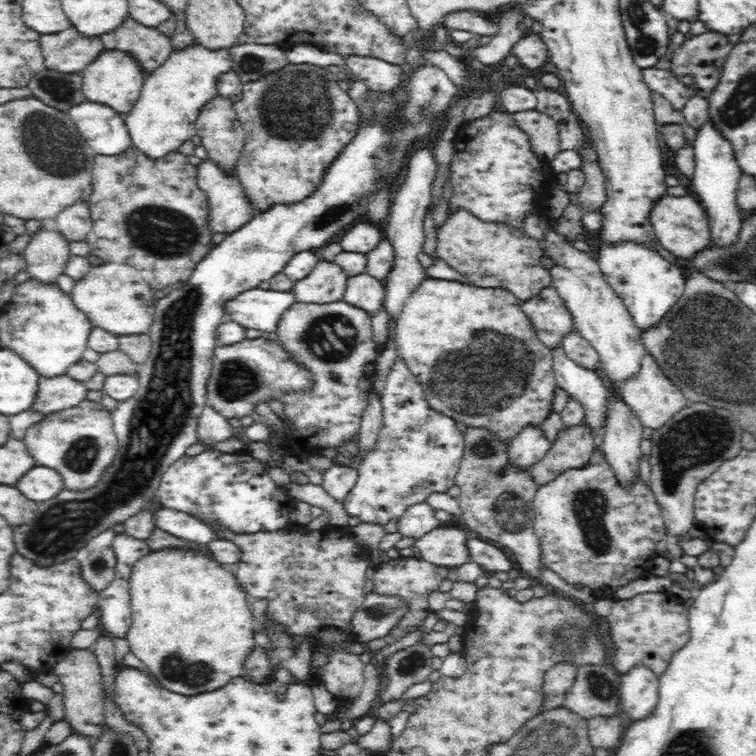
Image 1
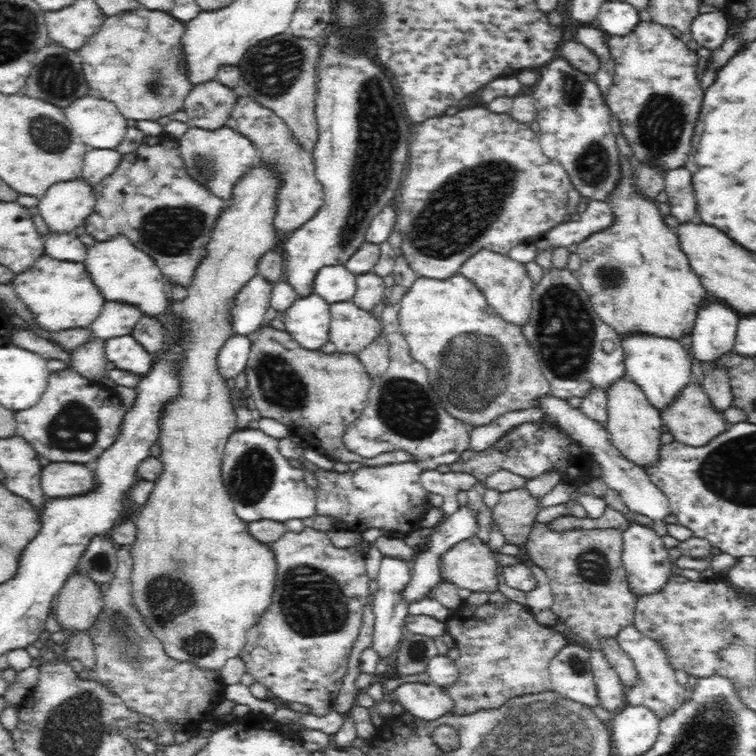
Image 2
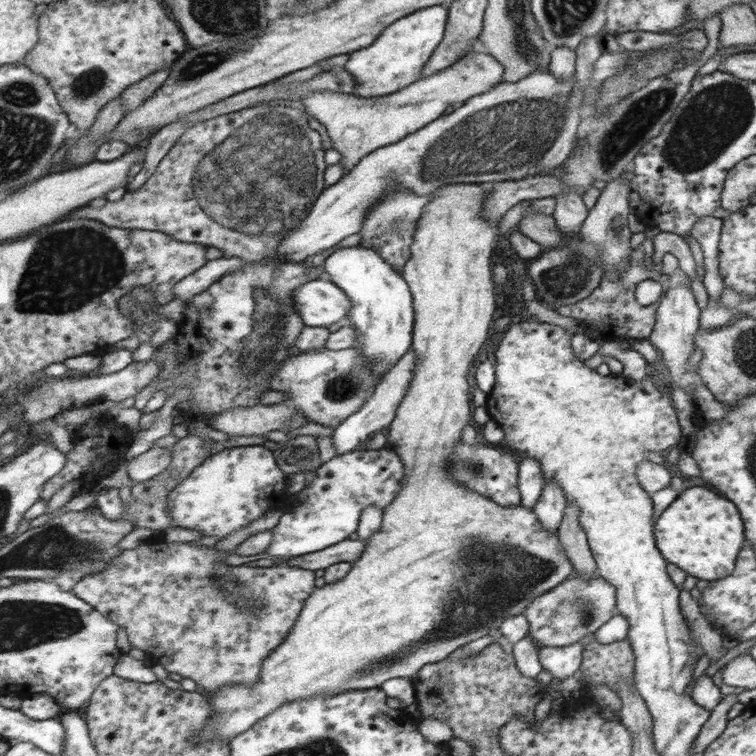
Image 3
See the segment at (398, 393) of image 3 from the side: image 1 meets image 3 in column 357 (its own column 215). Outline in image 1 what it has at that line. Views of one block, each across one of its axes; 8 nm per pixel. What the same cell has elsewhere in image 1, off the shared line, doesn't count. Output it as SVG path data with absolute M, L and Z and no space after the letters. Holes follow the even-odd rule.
M206 405L198 419L197 435L202 444L214 449L215 446L232 437L233 427L227 418L215 412L210 405Z

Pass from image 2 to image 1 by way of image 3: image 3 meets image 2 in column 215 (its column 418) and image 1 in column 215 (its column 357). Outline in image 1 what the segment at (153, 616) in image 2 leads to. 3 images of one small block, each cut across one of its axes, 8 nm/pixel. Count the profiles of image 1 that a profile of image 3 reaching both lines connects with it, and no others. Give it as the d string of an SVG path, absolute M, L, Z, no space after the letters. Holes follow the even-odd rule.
M206 545L194 546L194 548L160 548L160 550L151 551L150 554L142 556L132 567L132 573L129 579L129 593L131 598L131 625L125 634L130 647L129 652L137 656L148 668L148 672L161 684L162 687L176 694L182 694L187 697L193 697L194 694L212 692L222 688L231 678L240 677L242 674L242 665L246 655L256 646L254 642L255 619L252 616L248 602L246 601L246 591L238 585L238 579L234 574L226 571L222 565L214 560Z

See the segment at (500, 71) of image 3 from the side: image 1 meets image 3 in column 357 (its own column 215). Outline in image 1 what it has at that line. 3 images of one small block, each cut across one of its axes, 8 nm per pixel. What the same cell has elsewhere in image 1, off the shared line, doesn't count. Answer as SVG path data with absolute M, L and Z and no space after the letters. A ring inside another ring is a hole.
M217 95L204 105L195 122L201 144L207 150L207 158L215 162L224 172L234 173L236 160L240 156L245 145L245 133L239 121L237 112L233 109L233 103L222 96Z

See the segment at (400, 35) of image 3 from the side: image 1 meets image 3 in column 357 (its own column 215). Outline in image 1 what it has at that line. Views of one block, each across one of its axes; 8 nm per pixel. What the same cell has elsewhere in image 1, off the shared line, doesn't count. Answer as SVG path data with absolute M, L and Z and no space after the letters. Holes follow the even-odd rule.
M197 42L182 48L182 50L173 49L168 60L160 68L150 73L148 77L145 77L138 102L134 104L130 112L123 115L123 121L131 138L131 146L141 150L154 160L164 158L170 152L178 152L178 148L184 142L188 142L197 134L195 122L201 108L218 95L216 86L218 77L230 71L231 68L232 59L227 49L208 50Z

